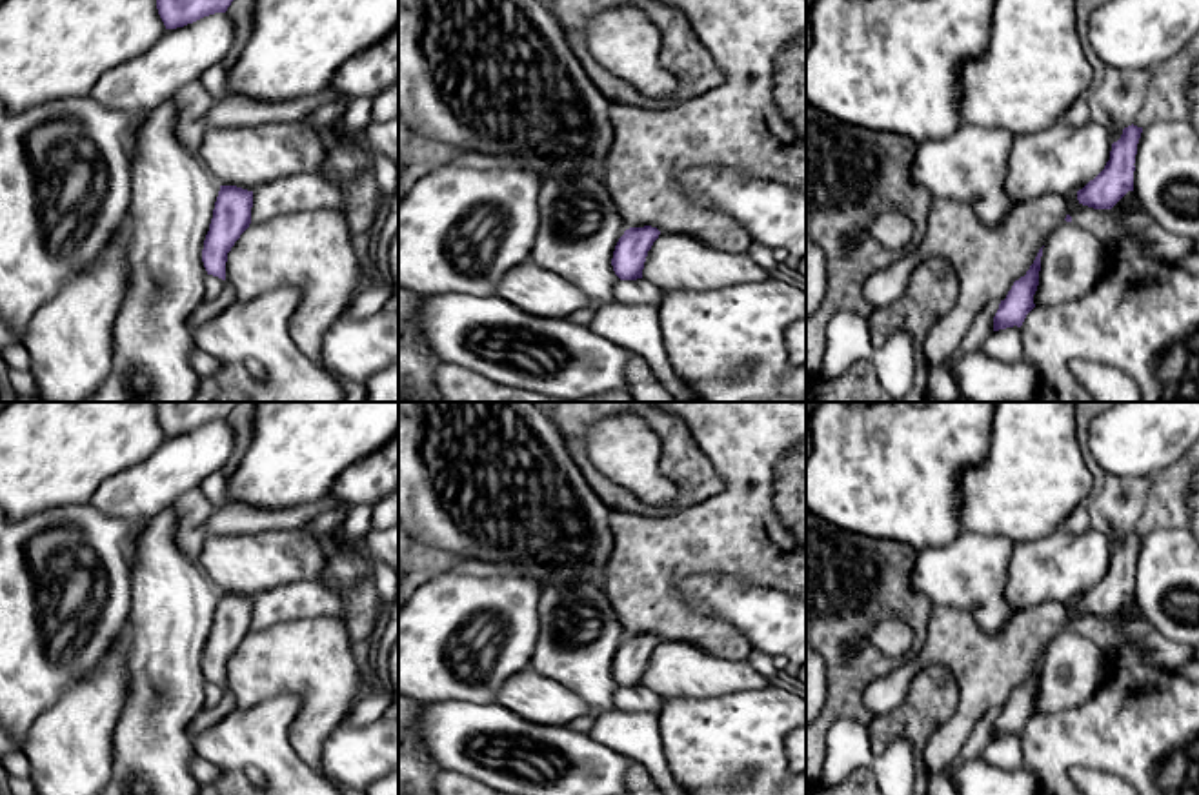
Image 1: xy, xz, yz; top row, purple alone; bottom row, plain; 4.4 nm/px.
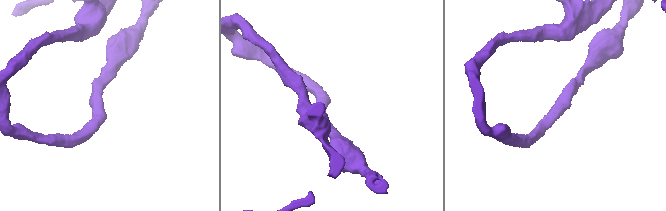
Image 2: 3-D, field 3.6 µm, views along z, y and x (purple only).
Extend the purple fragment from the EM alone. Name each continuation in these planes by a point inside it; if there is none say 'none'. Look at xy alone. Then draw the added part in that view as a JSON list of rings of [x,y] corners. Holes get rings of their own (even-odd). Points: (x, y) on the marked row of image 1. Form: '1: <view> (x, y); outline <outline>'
1: xy (312, 251); outline [[[297,211],[249,224],[226,262],[226,280],[238,300],[277,287],[302,291],[289,329],[297,347],[342,387],[342,402],[369,402],[364,382],[340,378],[320,362],[324,335],[338,324],[362,278],[346,213]]]

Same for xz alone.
1: xz (675, 261); outline [[[659,235],[648,251],[642,278],[662,291],[666,289],[708,289],[768,278],[746,251],[733,253],[717,249],[690,235]]]

